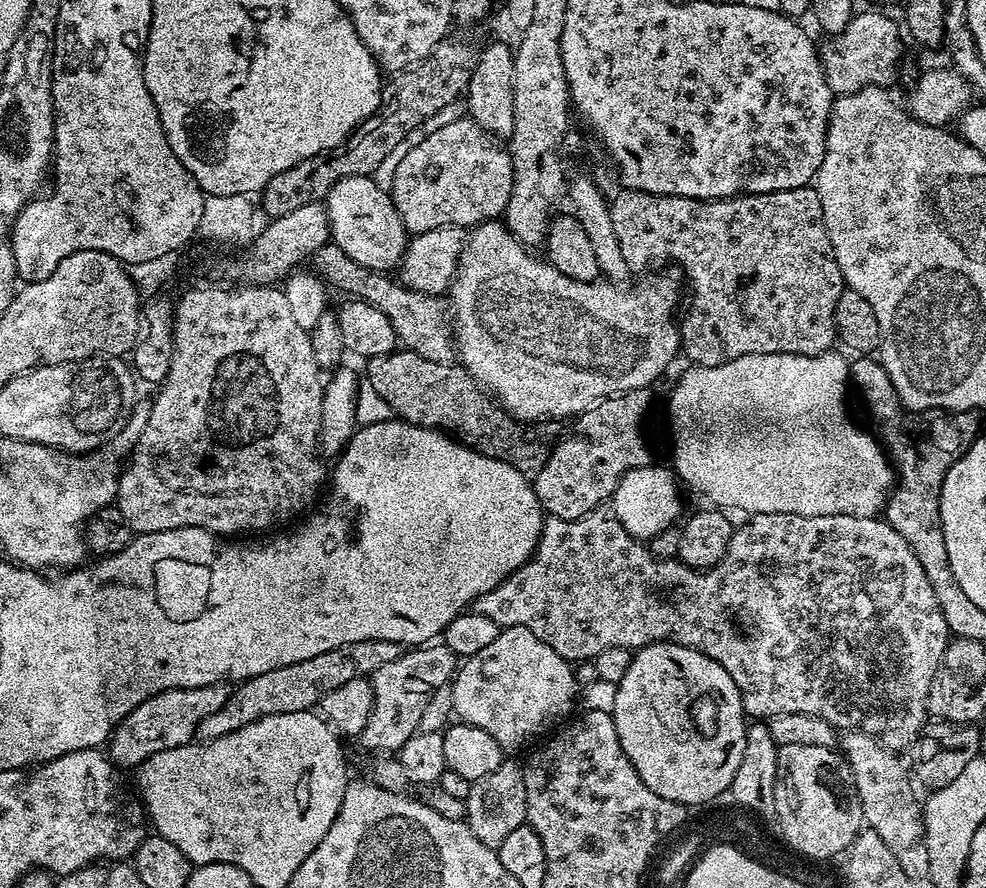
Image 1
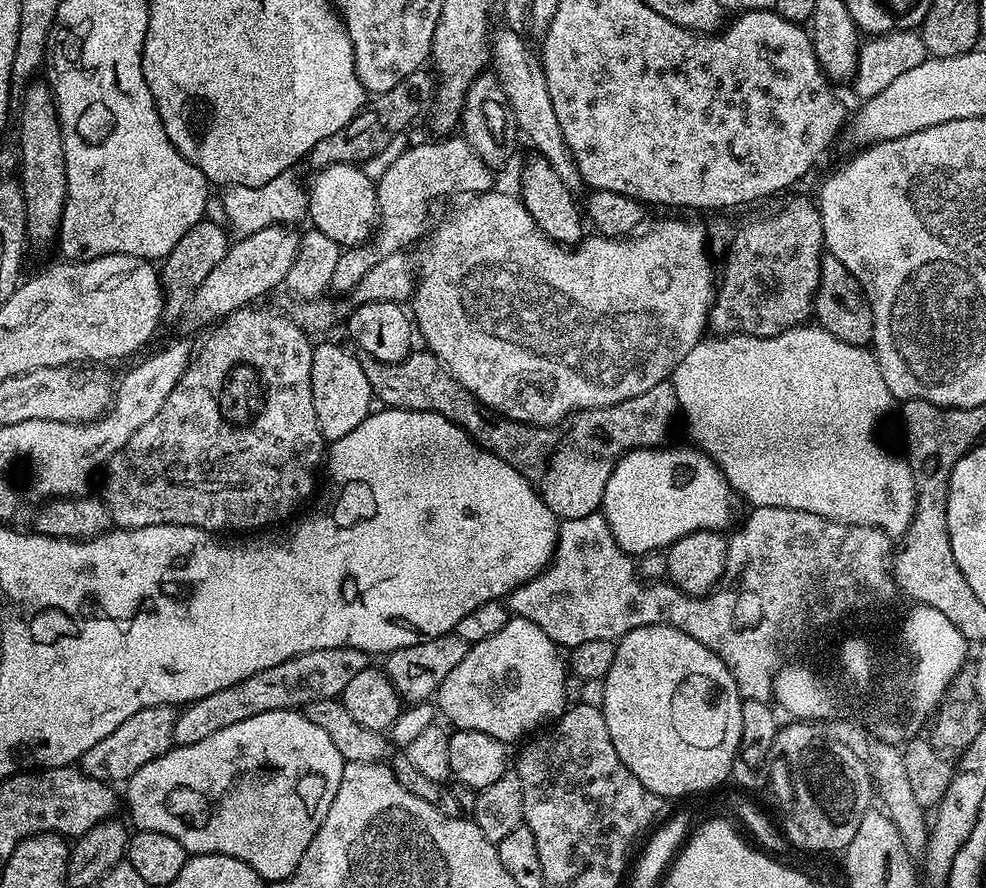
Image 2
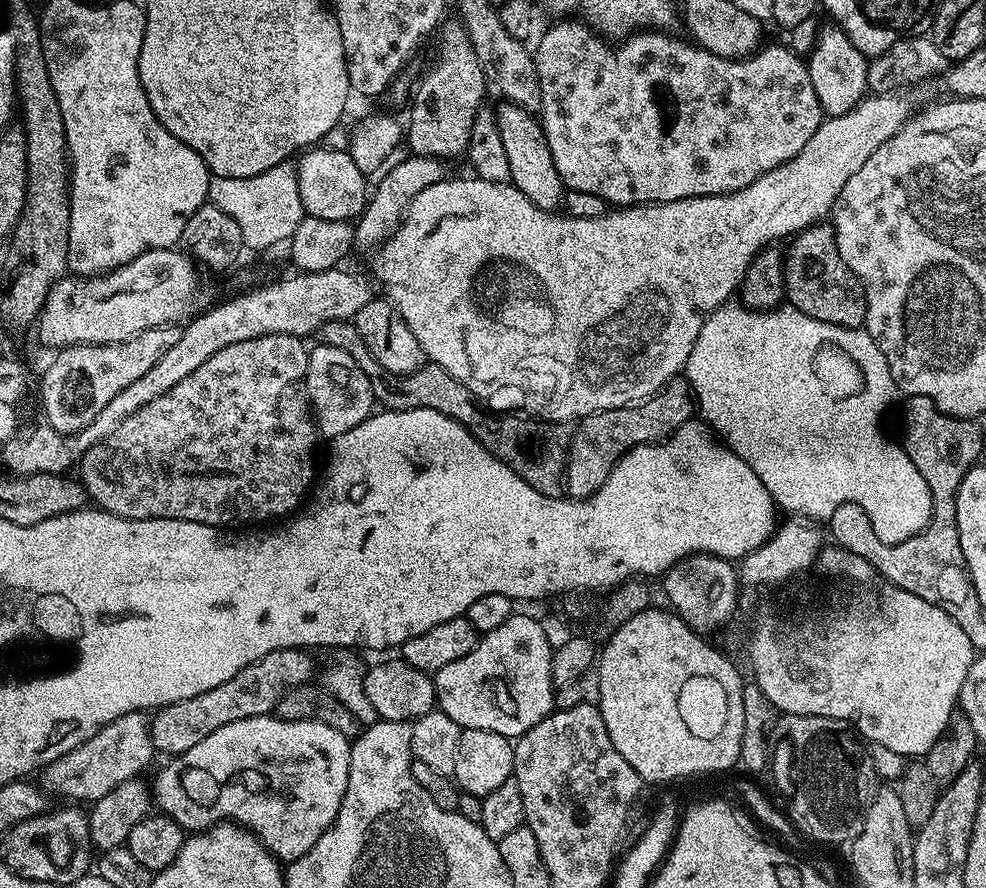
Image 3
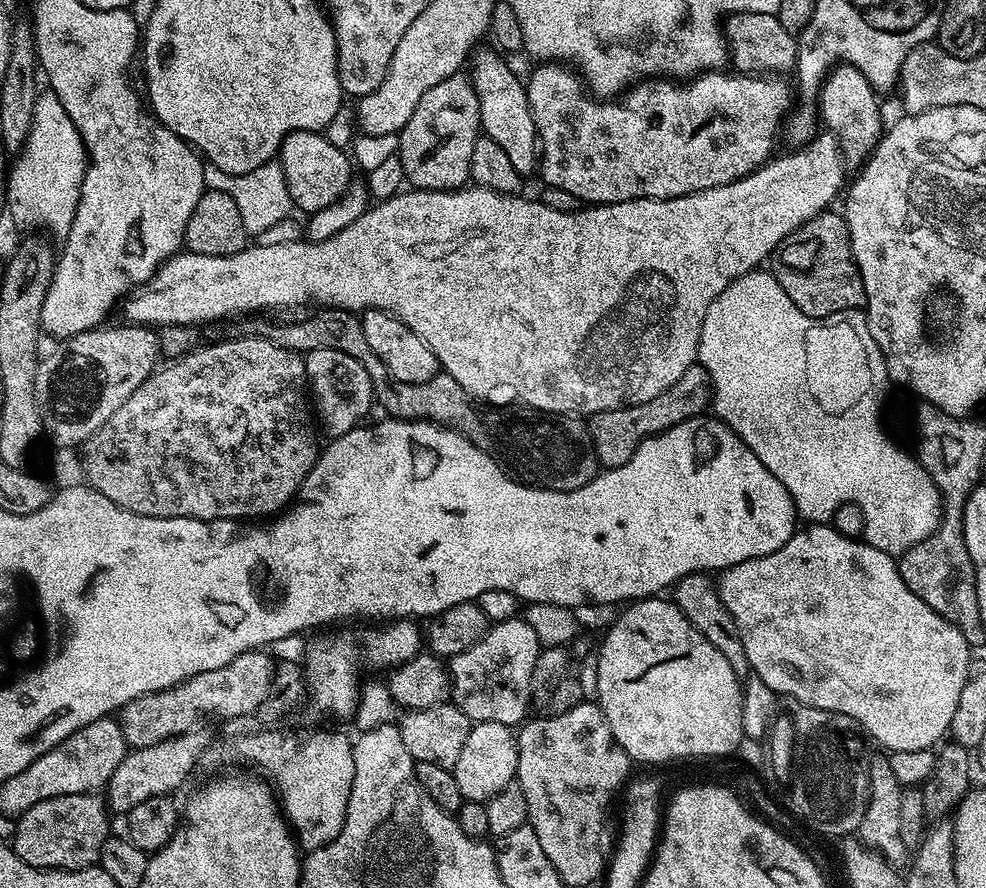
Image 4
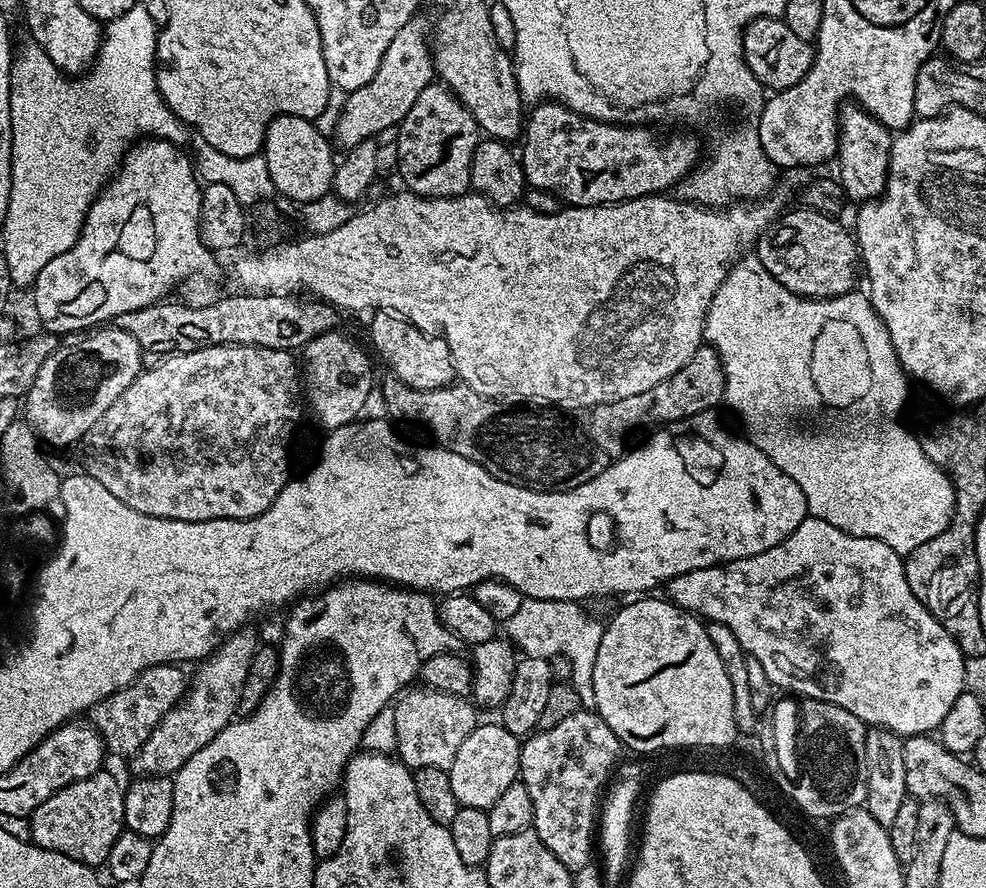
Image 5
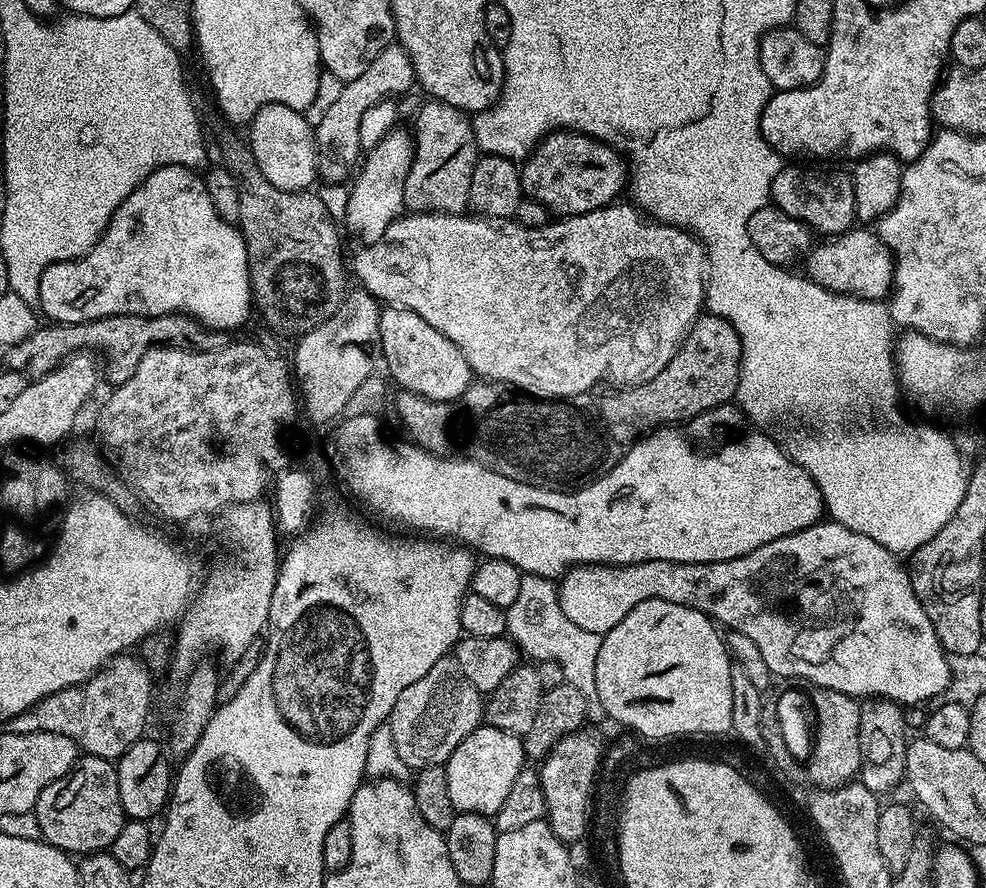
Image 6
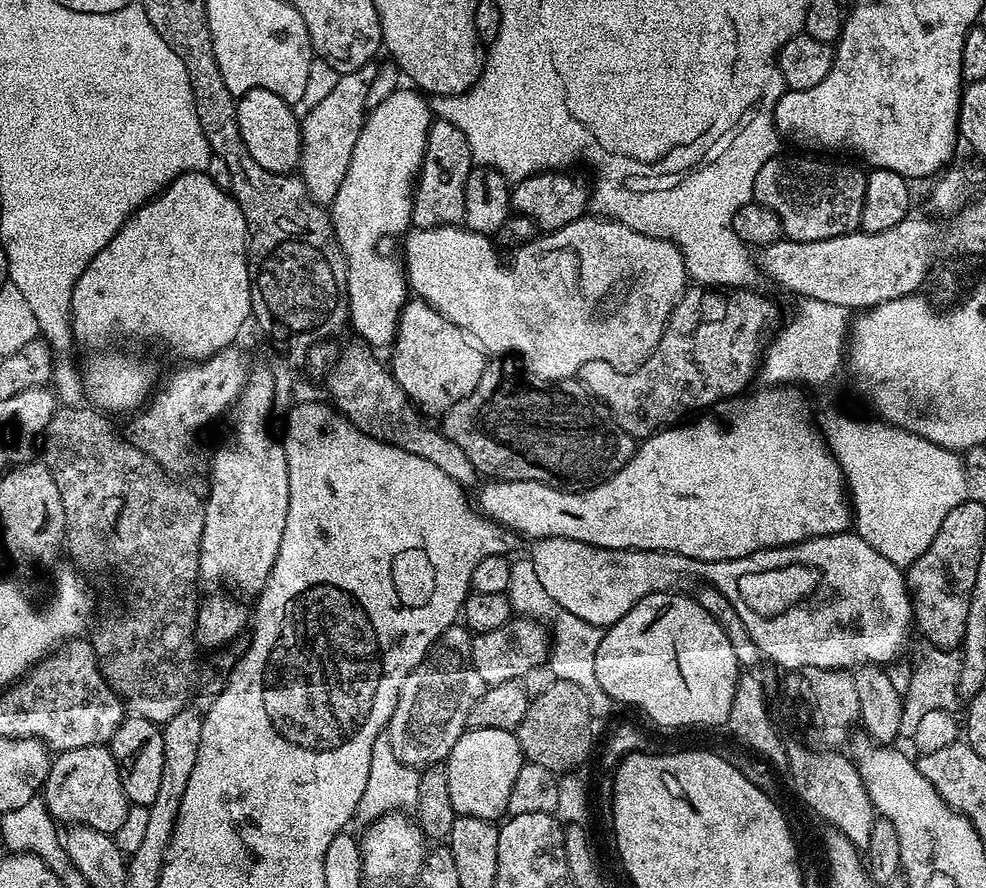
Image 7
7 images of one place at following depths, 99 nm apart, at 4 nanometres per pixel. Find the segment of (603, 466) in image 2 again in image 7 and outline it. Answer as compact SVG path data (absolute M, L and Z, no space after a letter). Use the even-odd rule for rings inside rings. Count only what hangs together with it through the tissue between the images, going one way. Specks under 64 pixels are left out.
M692 286L674 306L658 346L637 368L621 370L610 366L610 362L586 362L579 370L578 380L616 415L618 423L633 438L647 438L693 414L703 413L721 400L741 395L761 367L766 347L764 331L775 320L775 306L763 300L756 290L725 294Z

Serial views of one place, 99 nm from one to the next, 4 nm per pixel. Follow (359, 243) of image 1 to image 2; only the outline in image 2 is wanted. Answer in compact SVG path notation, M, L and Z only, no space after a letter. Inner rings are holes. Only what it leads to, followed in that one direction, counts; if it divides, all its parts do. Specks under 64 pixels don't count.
M331 164L319 169L307 189L307 219L311 227L332 238L345 249L356 247L372 237L378 223L376 186L373 177L364 173L363 167L354 164Z

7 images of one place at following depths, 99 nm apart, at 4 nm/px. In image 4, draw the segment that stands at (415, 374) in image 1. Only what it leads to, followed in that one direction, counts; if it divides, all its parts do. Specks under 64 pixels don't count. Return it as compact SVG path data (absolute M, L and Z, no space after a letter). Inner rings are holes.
M321 307L313 316L308 316L304 321L296 320L293 324L284 324L270 332L270 338L283 348L291 352L307 354L314 350L342 350L342 354L350 354L370 374L374 400L377 405L385 408L389 417L398 420L428 420L431 424L440 424L443 428L452 428L462 434L478 450L490 454L499 462L505 472L511 474L522 484L531 484L533 488L545 488L555 492L569 492L586 486L601 471L602 465L596 459L596 448L592 445L592 434L589 425L583 419L575 416L557 416L550 412L537 412L535 408L523 406L481 406L468 391L458 383L453 376L438 374L426 382L402 382L394 378L386 370L382 358L370 350L366 342L366 334L362 334L360 316L355 311L346 308Z

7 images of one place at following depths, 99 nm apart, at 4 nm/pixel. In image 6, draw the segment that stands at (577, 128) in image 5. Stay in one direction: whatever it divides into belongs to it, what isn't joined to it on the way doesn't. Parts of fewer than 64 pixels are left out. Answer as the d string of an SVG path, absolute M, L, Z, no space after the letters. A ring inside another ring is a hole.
M557 130L541 140L520 168L520 185L524 196L542 202L549 213L560 218L581 216L607 208L626 188L626 164L611 144L584 136L581 132Z

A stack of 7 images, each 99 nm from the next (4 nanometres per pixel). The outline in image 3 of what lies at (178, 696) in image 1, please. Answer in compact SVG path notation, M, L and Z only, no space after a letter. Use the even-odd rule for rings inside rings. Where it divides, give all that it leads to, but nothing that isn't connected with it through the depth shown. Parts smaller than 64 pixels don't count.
M143 712L122 714L114 722L102 726L94 738L86 738L82 746L74 746L70 754L62 754L42 770L42 784L49 793L57 792L60 796L69 796L69 801L95 802L110 790L122 786L122 782L135 779L140 771L154 757L152 747L152 725L149 717Z

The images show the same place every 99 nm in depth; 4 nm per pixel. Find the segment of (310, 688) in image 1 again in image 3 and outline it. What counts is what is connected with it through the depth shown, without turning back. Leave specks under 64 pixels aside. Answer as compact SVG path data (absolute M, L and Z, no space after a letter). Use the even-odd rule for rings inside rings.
M279 648L266 654L258 662L248 664L230 682L206 690L194 698L168 704L165 708L151 713L152 747L157 753L165 752L165 757L181 756L190 746L202 742L206 734L214 734L221 726L230 726L242 718L254 718L275 713L278 702L292 688L307 684L313 679L312 660L307 651L298 648Z

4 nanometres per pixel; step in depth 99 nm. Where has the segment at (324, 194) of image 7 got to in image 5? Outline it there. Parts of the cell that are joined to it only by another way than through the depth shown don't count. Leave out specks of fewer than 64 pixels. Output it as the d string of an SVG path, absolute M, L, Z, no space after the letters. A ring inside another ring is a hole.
M414 18L402 26L402 30L398 30L397 36L390 41L386 54L382 54L382 66L378 66L378 74L374 74L366 86L348 93L341 117L338 118L335 143L340 143L344 150L356 148L363 140L379 137L379 132L399 125L406 114L410 114L410 106L414 106L418 94L422 94L422 90L426 90L433 80L430 36L426 24L420 18Z

